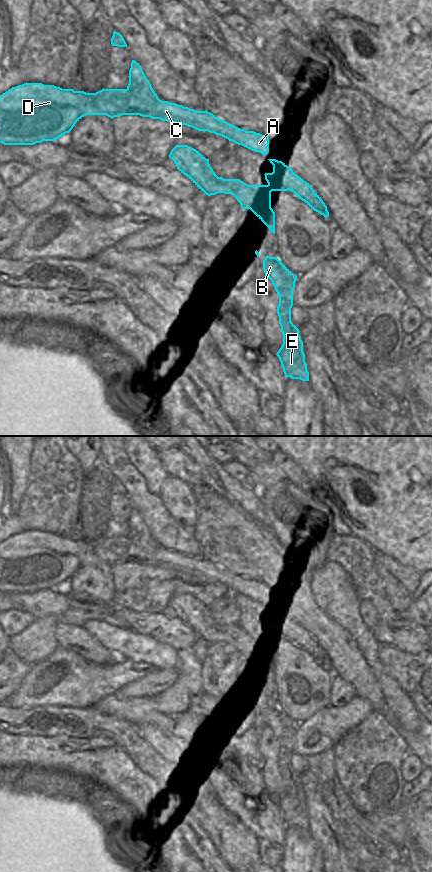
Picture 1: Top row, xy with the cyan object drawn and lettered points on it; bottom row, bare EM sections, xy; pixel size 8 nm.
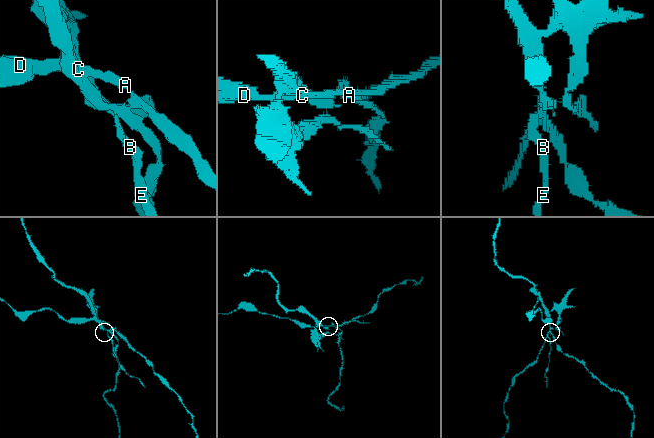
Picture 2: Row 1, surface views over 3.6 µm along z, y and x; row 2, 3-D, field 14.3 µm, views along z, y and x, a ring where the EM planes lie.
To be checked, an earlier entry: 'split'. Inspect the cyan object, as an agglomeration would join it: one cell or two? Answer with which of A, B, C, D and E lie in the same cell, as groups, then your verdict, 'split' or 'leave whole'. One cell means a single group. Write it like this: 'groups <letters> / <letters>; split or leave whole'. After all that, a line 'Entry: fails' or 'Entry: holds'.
groups A C D / B E; split
Entry: holds

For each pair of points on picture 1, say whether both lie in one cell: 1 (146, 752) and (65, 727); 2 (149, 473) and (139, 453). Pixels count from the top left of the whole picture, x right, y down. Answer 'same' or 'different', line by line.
1: same
2: same

